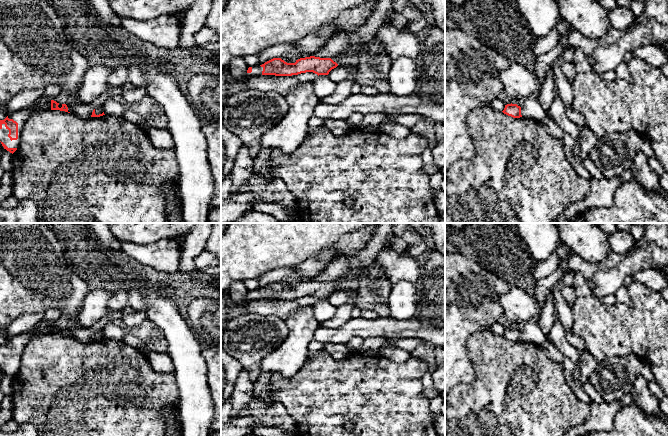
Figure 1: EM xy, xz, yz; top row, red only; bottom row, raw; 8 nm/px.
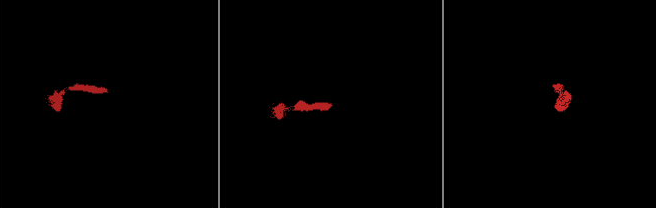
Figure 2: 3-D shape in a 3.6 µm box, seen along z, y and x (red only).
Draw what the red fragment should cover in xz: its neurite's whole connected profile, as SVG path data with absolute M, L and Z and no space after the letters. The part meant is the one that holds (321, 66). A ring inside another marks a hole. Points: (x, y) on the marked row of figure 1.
M315 56L300 58L295 63L287 63L281 58L273 58L260 66L249 67L247 78L258 75L292 76L306 72L328 75L338 64L331 58Z

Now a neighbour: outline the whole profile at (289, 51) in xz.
M278 44L262 50L259 54L260 65L273 58L289 58L298 60L306 56L300 50L290 44Z

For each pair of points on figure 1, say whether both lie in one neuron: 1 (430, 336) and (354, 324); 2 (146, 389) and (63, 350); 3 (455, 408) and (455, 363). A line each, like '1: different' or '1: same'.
1: same
2: same
3: different

